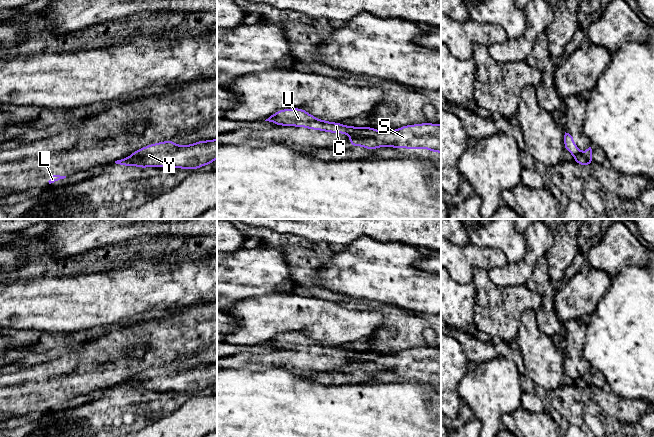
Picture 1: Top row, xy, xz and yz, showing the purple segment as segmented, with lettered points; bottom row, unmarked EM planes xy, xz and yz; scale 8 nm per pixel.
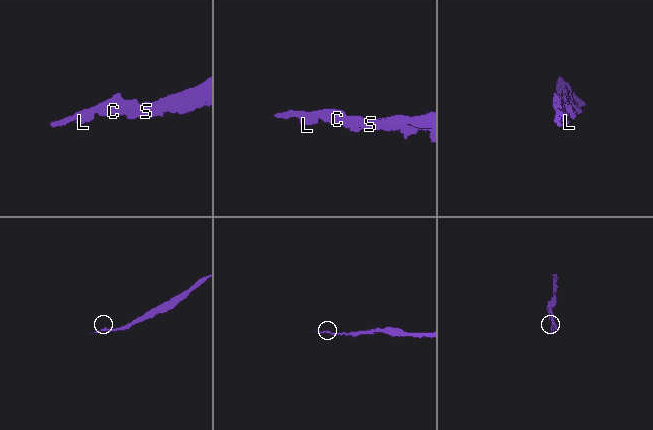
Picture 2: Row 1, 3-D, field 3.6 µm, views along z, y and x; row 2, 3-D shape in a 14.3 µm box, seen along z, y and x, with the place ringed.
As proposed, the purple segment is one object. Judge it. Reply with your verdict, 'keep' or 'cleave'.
cleave

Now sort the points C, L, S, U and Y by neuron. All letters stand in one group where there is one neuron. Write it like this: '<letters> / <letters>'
C L U / S Y

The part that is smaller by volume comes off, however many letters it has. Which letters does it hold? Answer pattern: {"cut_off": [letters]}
{"cut_off": ["C", "L", "U"]}

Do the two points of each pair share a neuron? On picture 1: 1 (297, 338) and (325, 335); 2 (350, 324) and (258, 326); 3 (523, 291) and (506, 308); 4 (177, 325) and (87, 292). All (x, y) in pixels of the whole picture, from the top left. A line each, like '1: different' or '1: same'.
1: different
2: same
3: same
4: different

